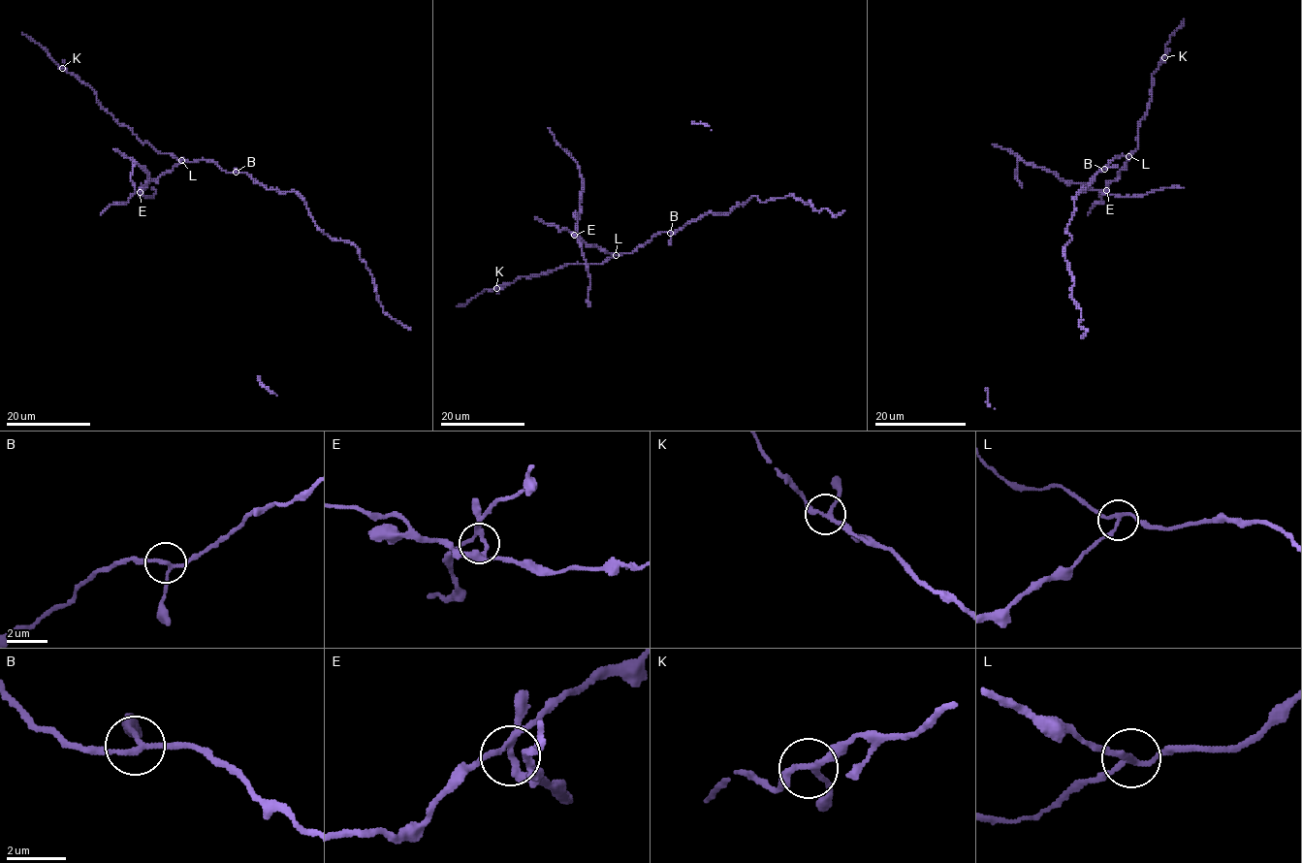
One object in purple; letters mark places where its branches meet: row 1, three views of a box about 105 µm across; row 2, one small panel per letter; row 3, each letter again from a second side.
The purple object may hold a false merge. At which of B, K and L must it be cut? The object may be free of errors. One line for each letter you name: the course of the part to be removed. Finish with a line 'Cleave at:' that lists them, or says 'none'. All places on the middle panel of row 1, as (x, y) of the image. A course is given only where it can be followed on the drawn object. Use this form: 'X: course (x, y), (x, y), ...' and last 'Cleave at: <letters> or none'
L: course (615, 255), (587, 245), (574, 235), (581, 194), (580, 169), (548, 127)
Cleave at: L

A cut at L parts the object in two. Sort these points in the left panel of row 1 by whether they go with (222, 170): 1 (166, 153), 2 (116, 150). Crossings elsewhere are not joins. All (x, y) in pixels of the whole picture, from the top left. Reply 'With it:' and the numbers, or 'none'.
With it: 1

